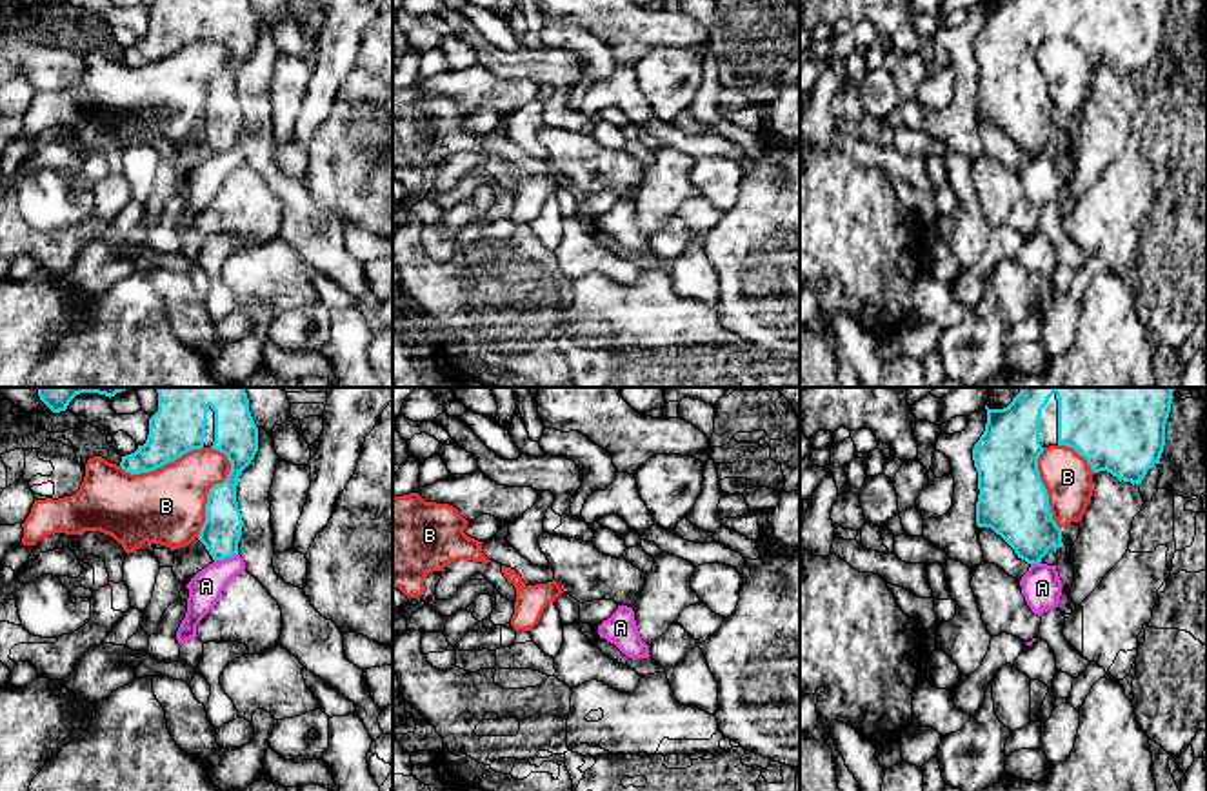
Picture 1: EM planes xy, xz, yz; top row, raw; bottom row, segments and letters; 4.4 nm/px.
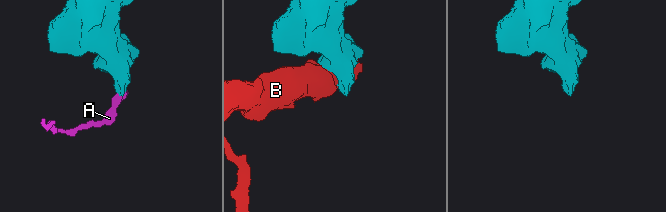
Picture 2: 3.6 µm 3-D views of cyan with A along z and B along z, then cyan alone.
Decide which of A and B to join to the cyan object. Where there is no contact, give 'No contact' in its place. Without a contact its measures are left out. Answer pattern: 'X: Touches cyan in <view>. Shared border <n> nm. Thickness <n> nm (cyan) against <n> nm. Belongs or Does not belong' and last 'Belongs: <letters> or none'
A: Touches cyan in xy. Shared border 110 nm. Thickness 180 nm (cyan) against 150 nm. Does not belong
B: Touches cyan in xy. Shared border 420 nm. Thickness 180 nm (cyan) against 340 nm. Does not belong
Belongs: none

